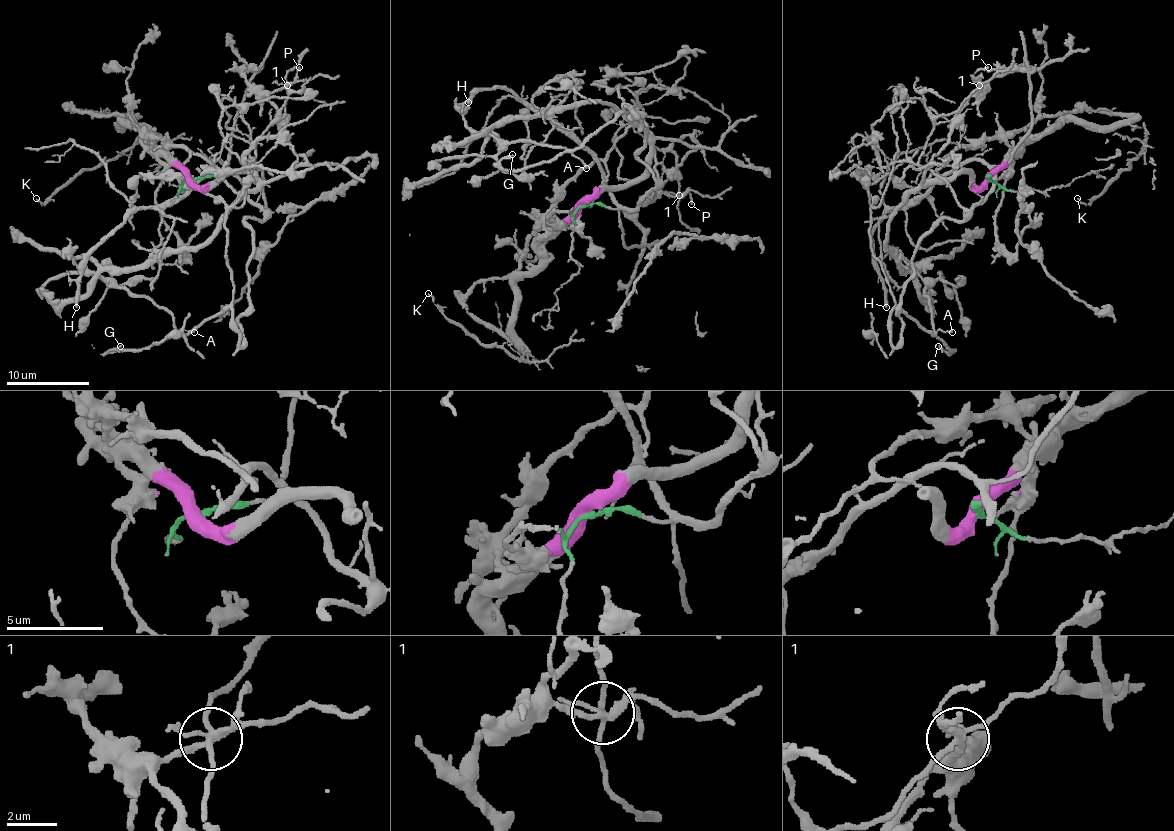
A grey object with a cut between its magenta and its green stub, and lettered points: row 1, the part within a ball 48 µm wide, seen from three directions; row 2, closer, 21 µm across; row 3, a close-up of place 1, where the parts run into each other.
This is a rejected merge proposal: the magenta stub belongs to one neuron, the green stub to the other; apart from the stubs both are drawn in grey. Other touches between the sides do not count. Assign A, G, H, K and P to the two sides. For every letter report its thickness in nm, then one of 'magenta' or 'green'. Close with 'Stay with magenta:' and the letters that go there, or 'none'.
A: 190 nm | green
G: 240 nm | green
H: 280 nm | green
K: 140 nm | magenta
P: 190 nm | magenta
Stay with magenta: K, P

